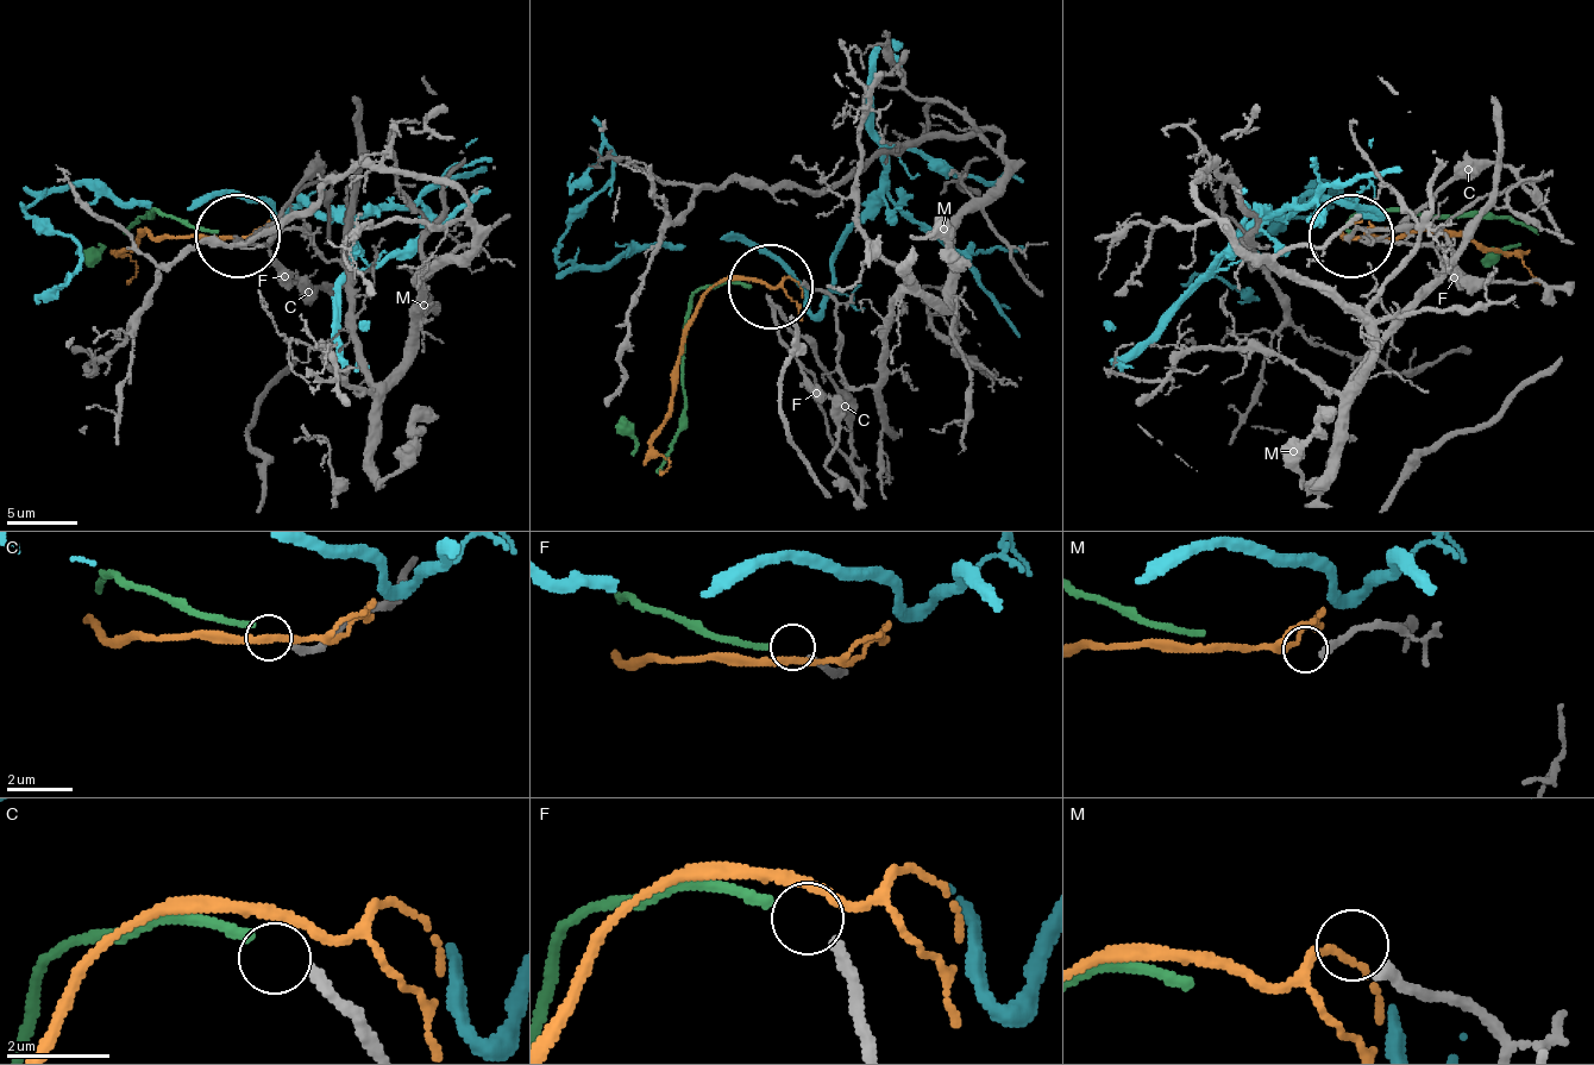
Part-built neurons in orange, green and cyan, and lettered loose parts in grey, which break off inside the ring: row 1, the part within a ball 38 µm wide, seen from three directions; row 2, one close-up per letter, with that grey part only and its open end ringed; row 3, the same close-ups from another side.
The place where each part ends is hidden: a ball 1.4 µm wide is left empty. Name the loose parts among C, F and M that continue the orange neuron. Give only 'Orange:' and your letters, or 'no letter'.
Orange: M

